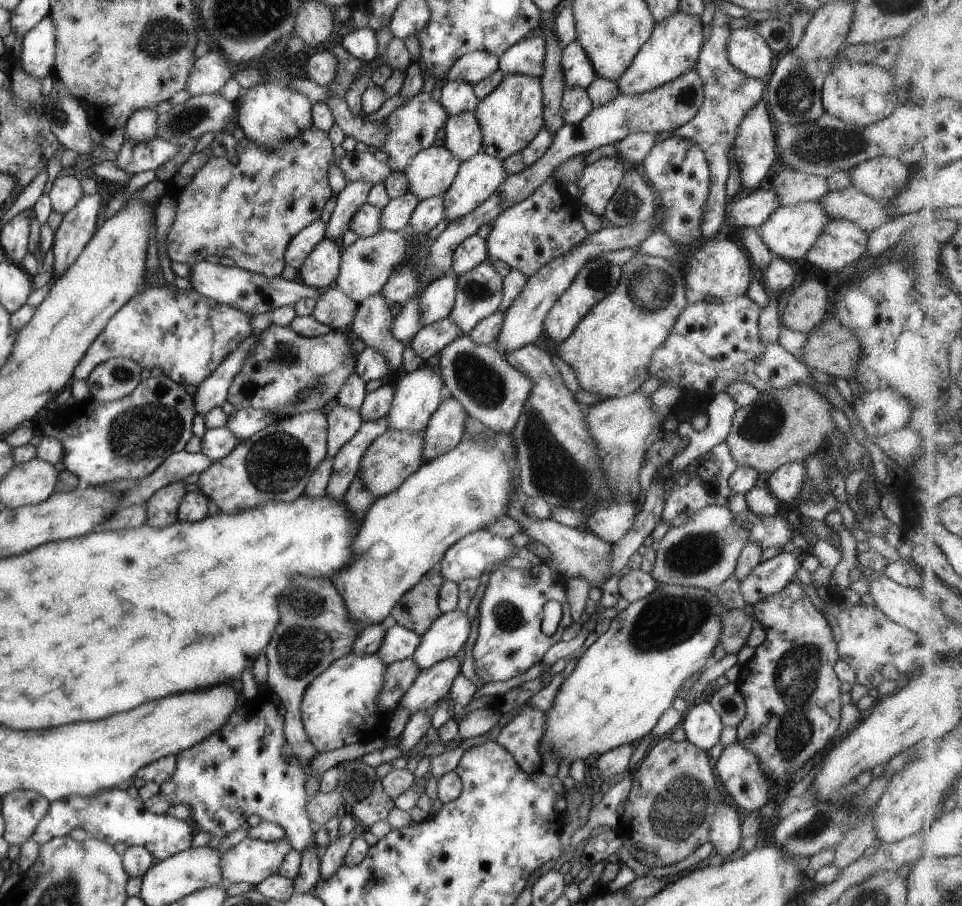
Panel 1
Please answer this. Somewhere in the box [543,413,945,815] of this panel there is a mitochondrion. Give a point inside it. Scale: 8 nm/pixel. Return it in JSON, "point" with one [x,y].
{"point":[793,732]}

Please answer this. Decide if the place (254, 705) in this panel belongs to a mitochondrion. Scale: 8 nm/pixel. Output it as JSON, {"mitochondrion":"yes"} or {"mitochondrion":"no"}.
{"mitochondrion":"no"}

